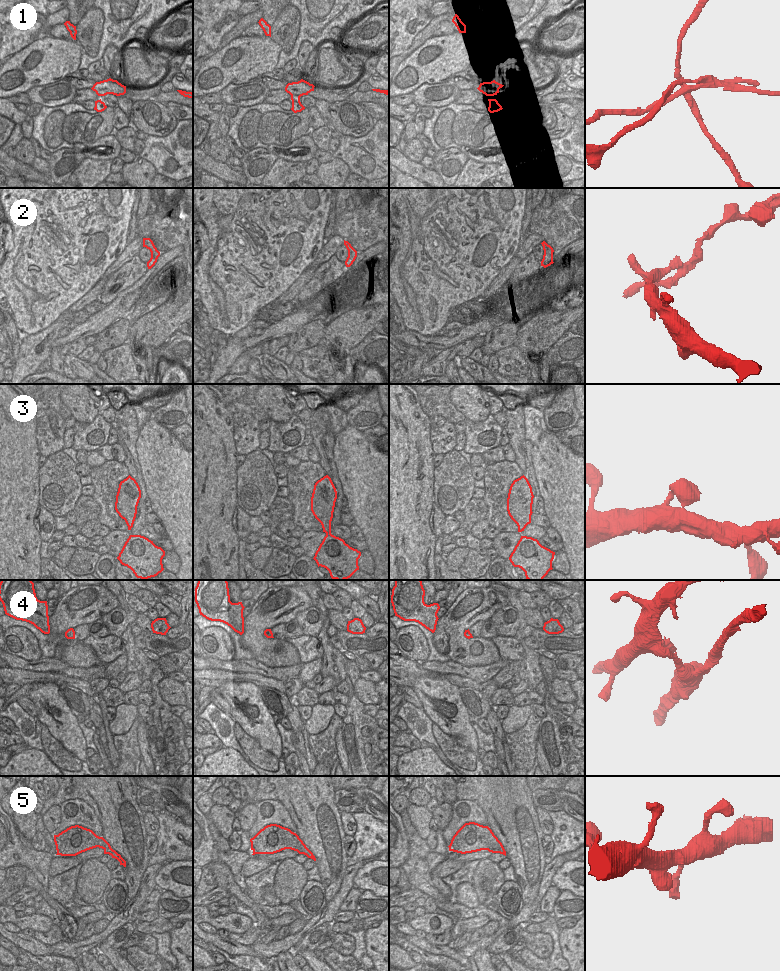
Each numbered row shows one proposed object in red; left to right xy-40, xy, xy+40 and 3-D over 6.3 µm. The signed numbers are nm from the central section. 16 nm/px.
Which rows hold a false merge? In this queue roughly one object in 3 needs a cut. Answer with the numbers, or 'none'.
1, 2, 4

